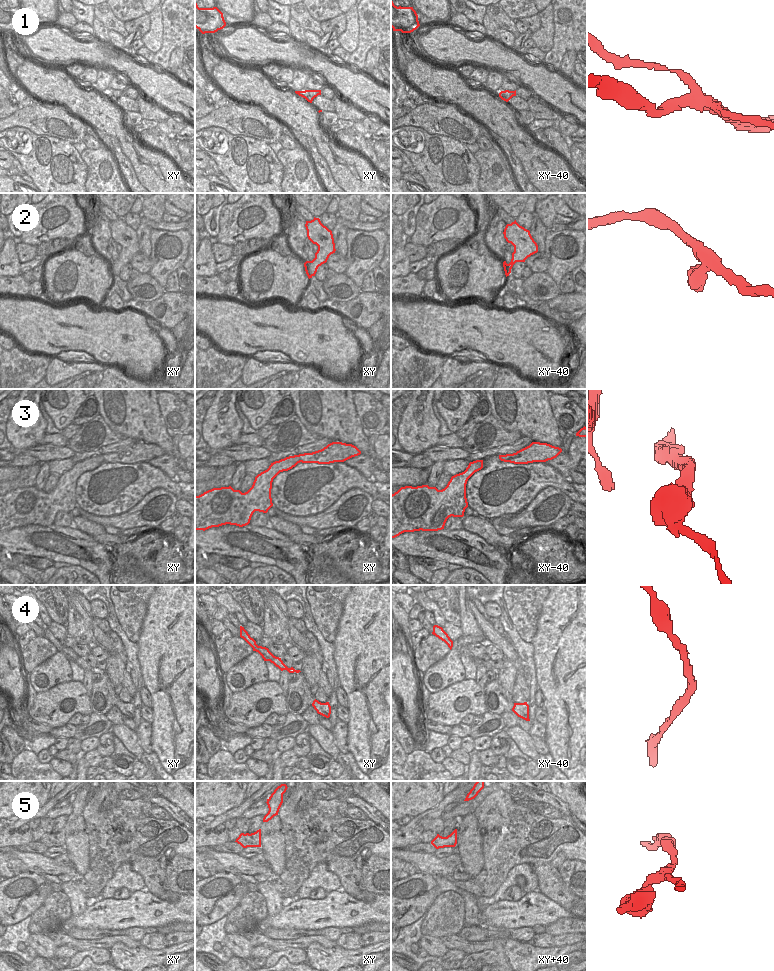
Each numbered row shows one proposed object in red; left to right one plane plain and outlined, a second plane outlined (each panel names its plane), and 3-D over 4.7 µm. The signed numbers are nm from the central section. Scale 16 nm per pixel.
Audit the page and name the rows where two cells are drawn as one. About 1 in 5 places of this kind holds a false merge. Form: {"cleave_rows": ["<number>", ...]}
{"cleave_rows": ["1", "3"]}

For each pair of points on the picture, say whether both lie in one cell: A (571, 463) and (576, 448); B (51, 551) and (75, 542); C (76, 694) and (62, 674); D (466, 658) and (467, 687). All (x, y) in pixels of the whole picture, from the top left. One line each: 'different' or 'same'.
A: same
B: same
C: different
D: different

